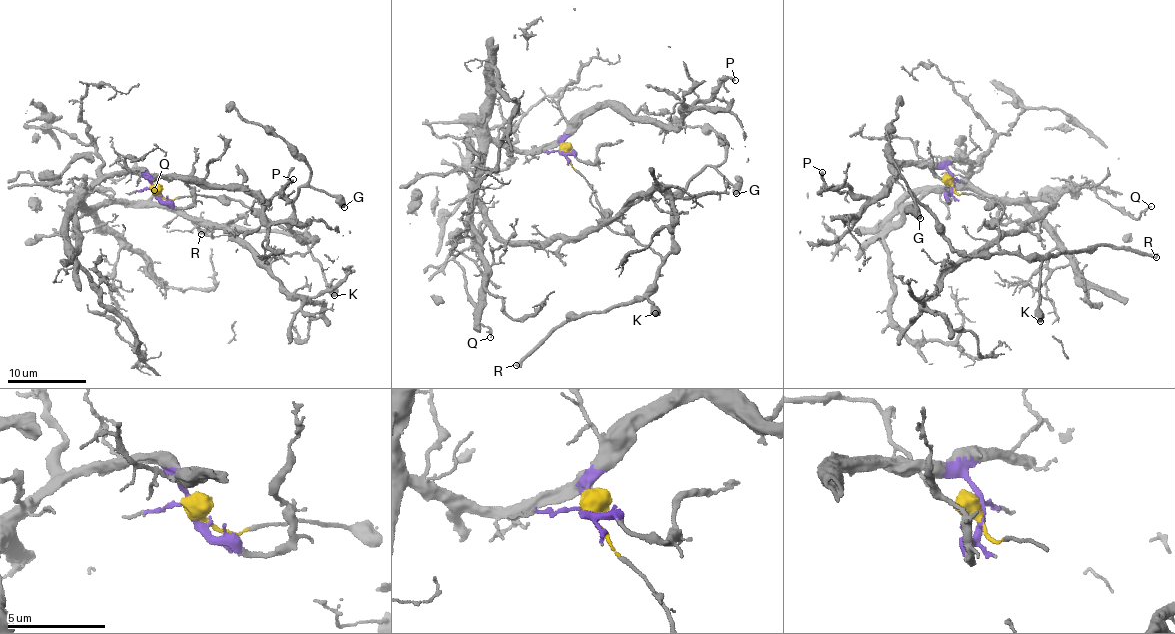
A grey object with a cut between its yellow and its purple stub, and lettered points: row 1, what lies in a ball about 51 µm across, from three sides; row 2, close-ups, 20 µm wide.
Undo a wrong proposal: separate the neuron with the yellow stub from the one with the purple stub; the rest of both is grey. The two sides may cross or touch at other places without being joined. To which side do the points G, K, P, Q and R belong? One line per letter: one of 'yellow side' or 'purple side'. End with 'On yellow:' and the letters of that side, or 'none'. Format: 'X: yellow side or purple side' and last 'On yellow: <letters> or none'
G: yellow side
K: yellow side
P: purple side
Q: purple side
R: yellow side
On yellow: G, K, R

